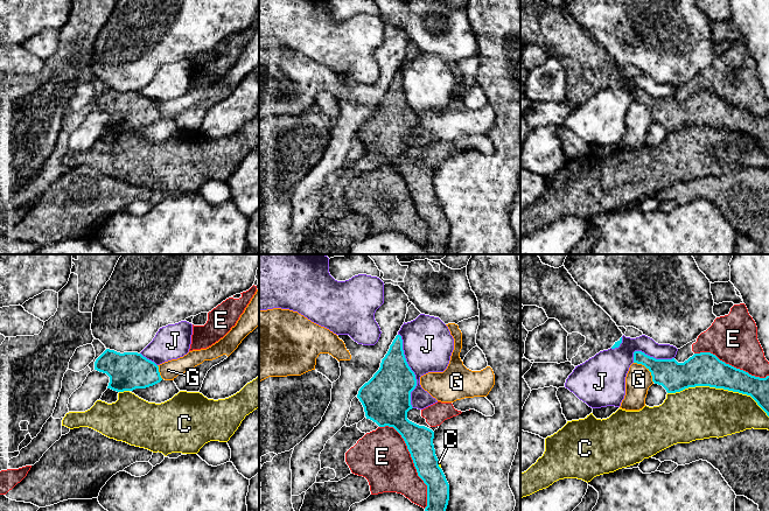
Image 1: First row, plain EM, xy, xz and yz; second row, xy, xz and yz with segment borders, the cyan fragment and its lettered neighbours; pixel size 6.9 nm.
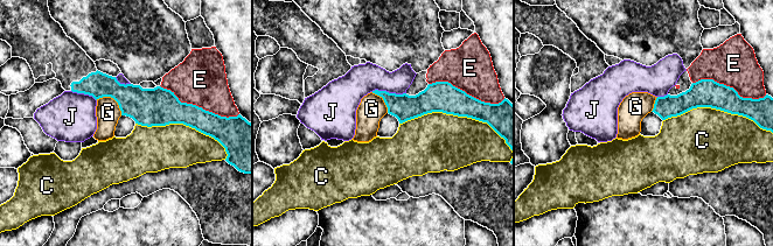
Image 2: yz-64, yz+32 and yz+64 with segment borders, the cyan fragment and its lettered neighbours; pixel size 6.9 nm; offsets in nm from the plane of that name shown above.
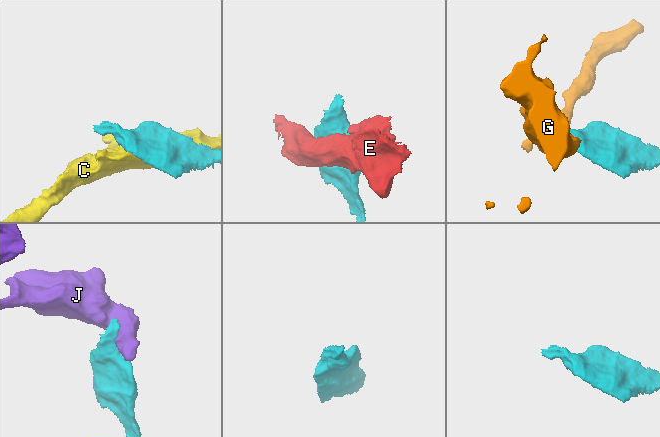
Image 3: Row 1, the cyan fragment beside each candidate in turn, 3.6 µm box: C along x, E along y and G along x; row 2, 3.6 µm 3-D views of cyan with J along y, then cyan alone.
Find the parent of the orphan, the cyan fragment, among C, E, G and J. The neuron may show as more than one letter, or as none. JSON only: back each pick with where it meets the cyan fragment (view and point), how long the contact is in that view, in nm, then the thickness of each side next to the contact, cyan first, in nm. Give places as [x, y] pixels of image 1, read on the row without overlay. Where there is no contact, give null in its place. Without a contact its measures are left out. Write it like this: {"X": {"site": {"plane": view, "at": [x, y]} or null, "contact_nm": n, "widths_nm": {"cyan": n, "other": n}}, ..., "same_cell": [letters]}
{"same_cell": []}

